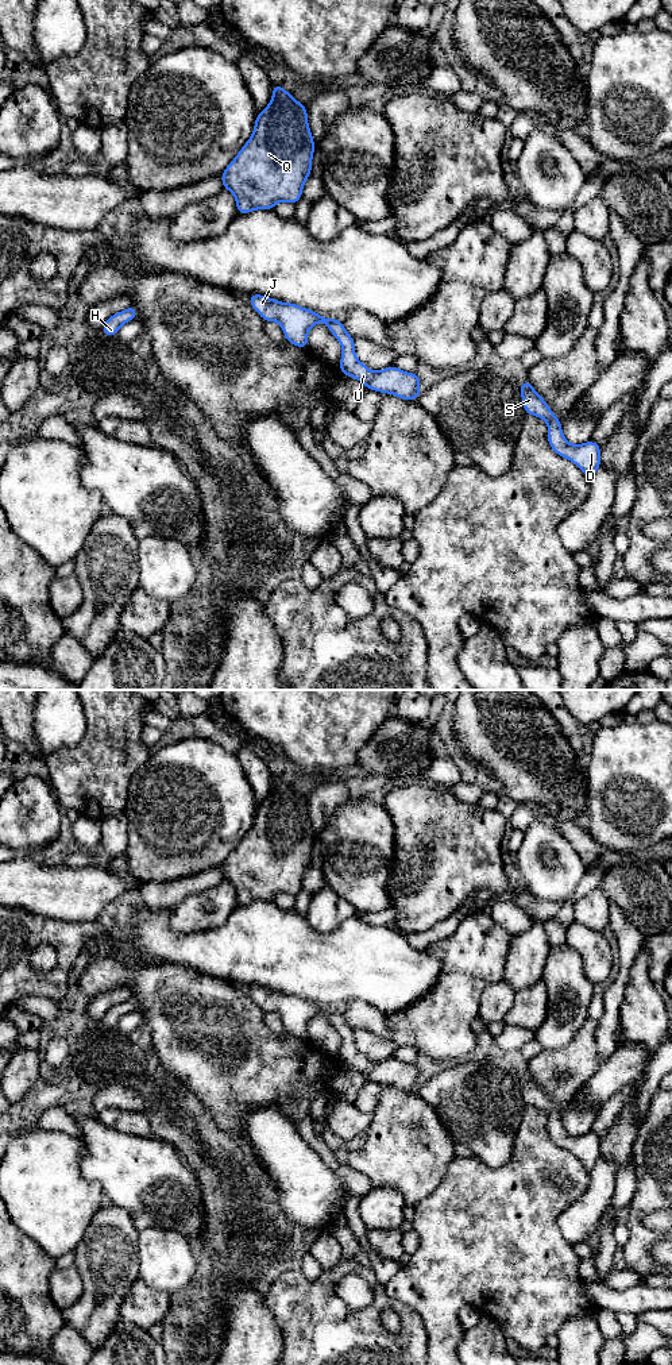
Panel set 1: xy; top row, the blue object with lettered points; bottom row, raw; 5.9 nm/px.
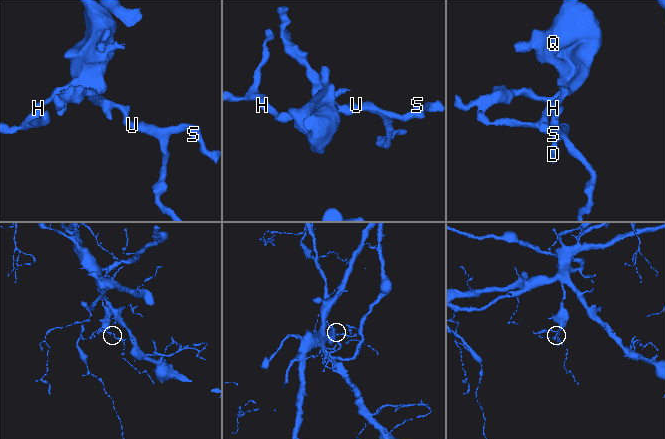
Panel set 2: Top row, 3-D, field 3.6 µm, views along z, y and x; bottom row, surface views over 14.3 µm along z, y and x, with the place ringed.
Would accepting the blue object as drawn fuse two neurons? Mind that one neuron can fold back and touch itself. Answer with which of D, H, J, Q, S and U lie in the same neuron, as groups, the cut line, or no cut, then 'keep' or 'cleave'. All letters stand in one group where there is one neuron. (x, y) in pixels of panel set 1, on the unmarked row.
D H J Q S U; no cut; keep

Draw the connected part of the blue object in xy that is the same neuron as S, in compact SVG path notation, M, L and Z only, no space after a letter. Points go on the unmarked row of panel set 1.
M528 1069L520 1077L520 1084L525 1104L534 1106L548 1114L551 1140L561 1149L575 1154L591 1171L600 1158L600 1137L592 1131L578 1137L568 1134L563 1126L560 1110L553 1106L545 1091L534 1083Z

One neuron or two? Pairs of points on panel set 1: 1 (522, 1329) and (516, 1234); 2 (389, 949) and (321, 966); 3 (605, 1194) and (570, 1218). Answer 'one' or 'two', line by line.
1: one
2: one
3: one

